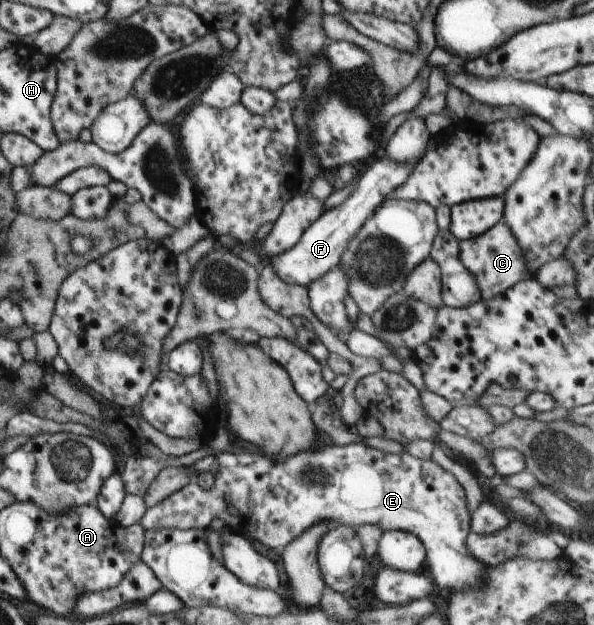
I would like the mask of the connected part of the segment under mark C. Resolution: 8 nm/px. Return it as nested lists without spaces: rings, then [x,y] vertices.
[[[504,220],[496,223],[488,232],[477,237],[459,242],[462,264],[477,278],[481,298],[491,300],[504,294],[505,290],[511,289],[517,282],[525,281],[535,276],[527,265],[523,248],[518,239],[511,231],[508,223]]]

